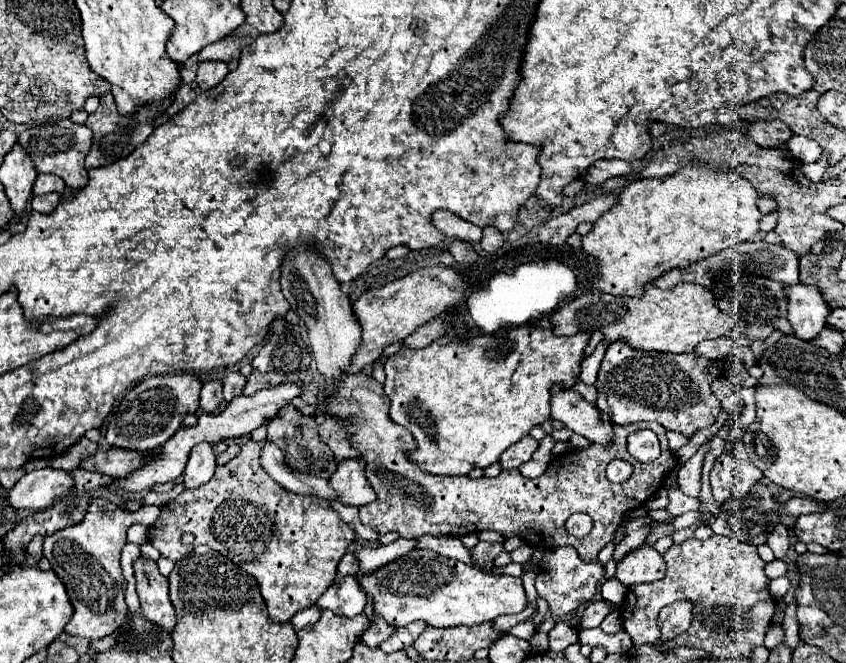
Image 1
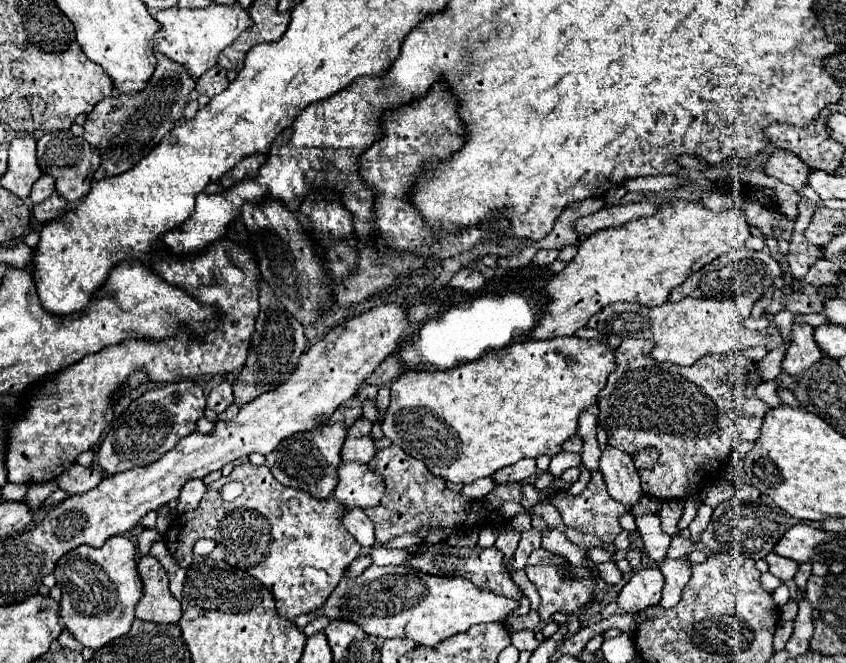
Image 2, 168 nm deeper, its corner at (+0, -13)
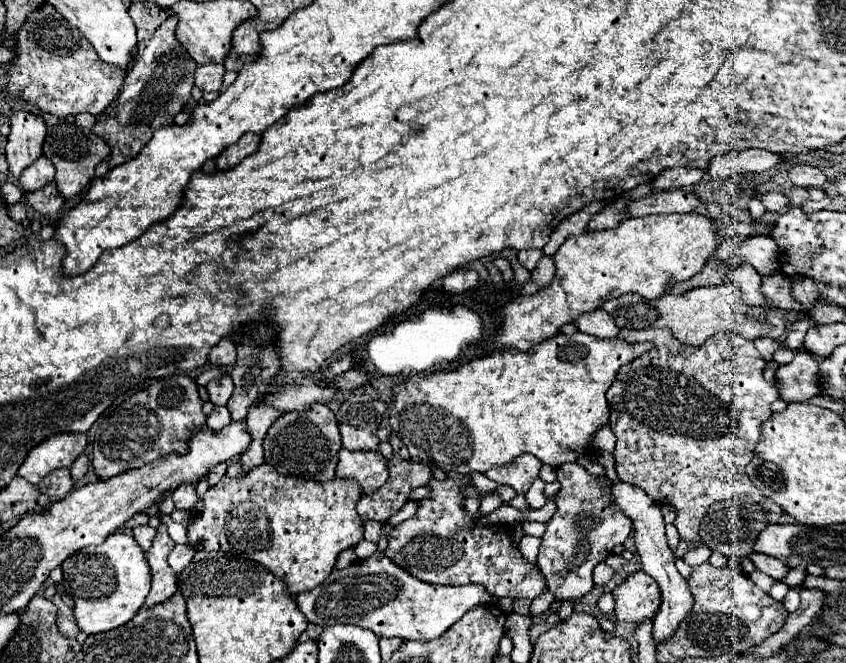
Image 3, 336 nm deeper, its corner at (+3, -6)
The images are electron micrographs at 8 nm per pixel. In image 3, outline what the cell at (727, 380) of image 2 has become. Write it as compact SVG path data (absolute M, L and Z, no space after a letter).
M621 329L619 337L627 343L649 341L655 347L623 365L607 391L609 427L617 437L613 451L617 477L641 487L657 503L675 507L677 519L673 525L685 541L699 541L699 525L705 511L715 501L735 499L735 495L739 501L761 503L767 511L767 521L777 523L783 511L773 501L767 501L745 473L745 465L751 461L759 441L759 427L771 417L771 403L779 395L777 387L763 379L761 355L753 341L737 333L717 333L701 349L689 349L677 343L669 329Z

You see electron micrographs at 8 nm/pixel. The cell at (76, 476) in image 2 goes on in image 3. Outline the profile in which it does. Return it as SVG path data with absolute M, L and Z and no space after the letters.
M55 469L39 483L39 489L41 493L47 493L53 499L65 497L73 489L73 479L71 479L69 469Z

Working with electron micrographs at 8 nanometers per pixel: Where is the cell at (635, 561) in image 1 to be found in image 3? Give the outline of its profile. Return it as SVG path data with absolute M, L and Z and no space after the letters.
M645 571L631 573L611 593L615 597L615 621L641 623L651 619L657 613L657 605L661 603L657 581L653 581L653 577L649 577Z

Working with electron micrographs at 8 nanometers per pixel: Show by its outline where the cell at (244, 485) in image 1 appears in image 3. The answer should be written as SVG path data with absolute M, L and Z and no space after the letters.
M263 463L243 477L223 475L217 485L209 487L201 513L187 527L187 541L193 547L203 541L205 551L247 555L279 577L291 595L297 595L321 585L339 553L363 539L363 519L355 511L359 497L361 487L355 481L315 483L279 475Z

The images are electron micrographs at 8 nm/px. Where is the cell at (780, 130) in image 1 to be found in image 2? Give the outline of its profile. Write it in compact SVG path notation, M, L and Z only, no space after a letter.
M774 150L766 162L766 174L782 180L800 194L800 190L808 184L810 168L796 154L788 150Z

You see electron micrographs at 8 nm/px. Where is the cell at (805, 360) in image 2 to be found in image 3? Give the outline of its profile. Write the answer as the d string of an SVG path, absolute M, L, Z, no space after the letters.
M799 349L795 359L787 365L779 365L777 369L777 389L783 401L791 403L805 403L807 399L817 395L817 381L819 381L819 367L817 359L805 351Z

